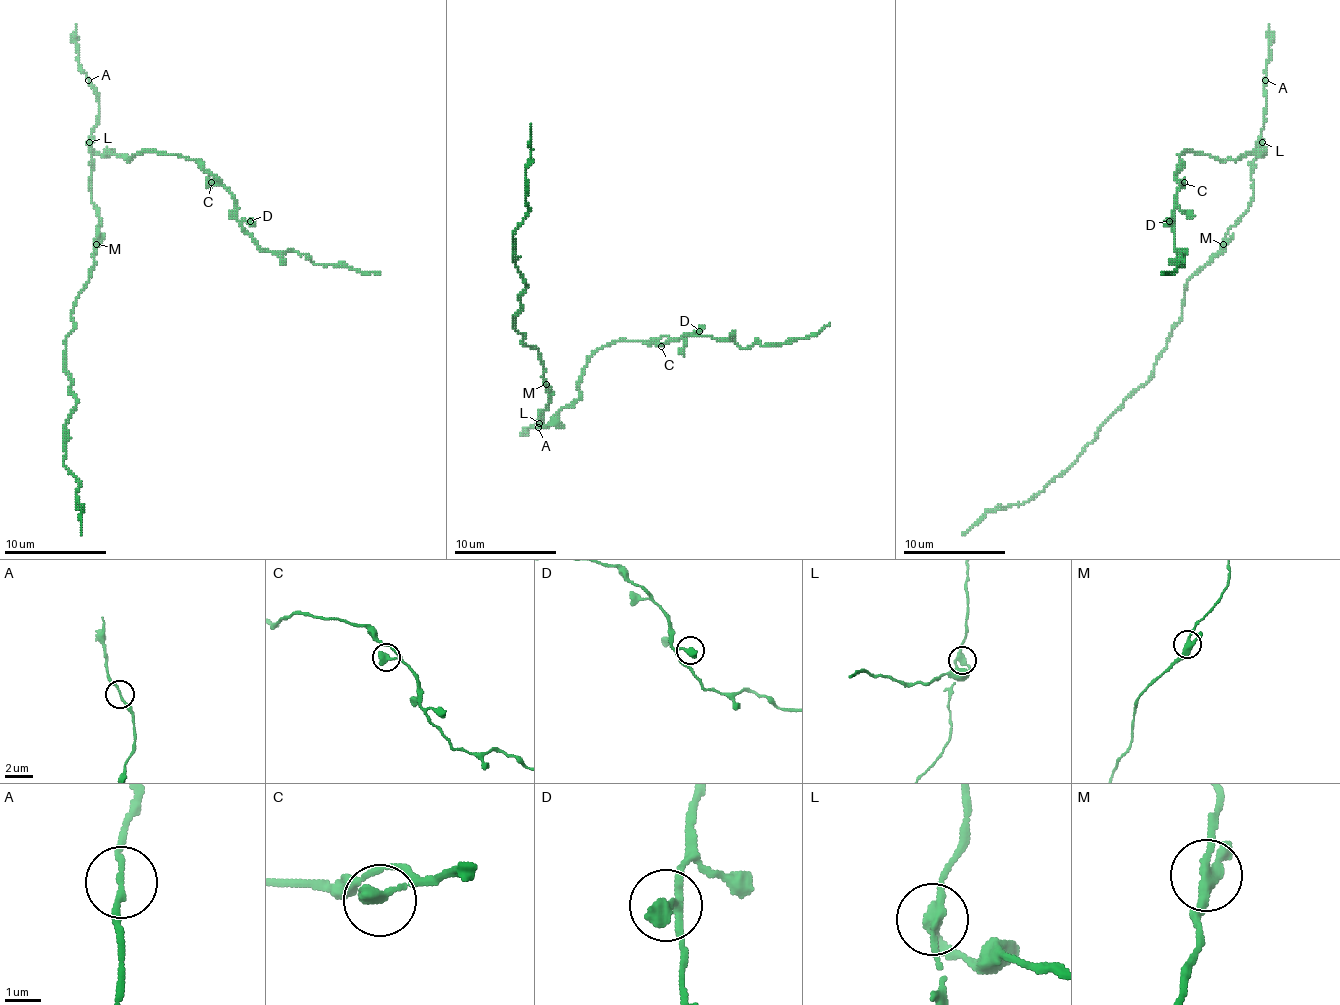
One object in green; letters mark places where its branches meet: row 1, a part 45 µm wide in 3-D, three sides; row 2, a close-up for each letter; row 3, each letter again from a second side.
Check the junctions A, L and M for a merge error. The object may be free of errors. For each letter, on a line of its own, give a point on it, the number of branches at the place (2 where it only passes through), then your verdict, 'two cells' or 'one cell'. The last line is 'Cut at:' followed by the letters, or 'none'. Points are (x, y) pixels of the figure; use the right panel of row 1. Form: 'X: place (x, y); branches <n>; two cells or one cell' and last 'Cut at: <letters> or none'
A: place (1265, 80); branches 2; one cell
L: place (1262, 142); branches 3; two cells
M: place (1223, 244); branches 3; one cell
Cut at: L

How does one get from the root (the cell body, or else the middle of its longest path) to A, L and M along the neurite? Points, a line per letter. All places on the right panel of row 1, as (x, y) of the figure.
A: (1248, 208), (1253, 195), (1251, 162), (1256, 157), (1266, 114), (1264, 91), (1266, 80)
L: (1248, 208), (1253, 195), (1251, 162), (1261, 142)
M: (1248, 208), (1228, 231), (1223, 244)

